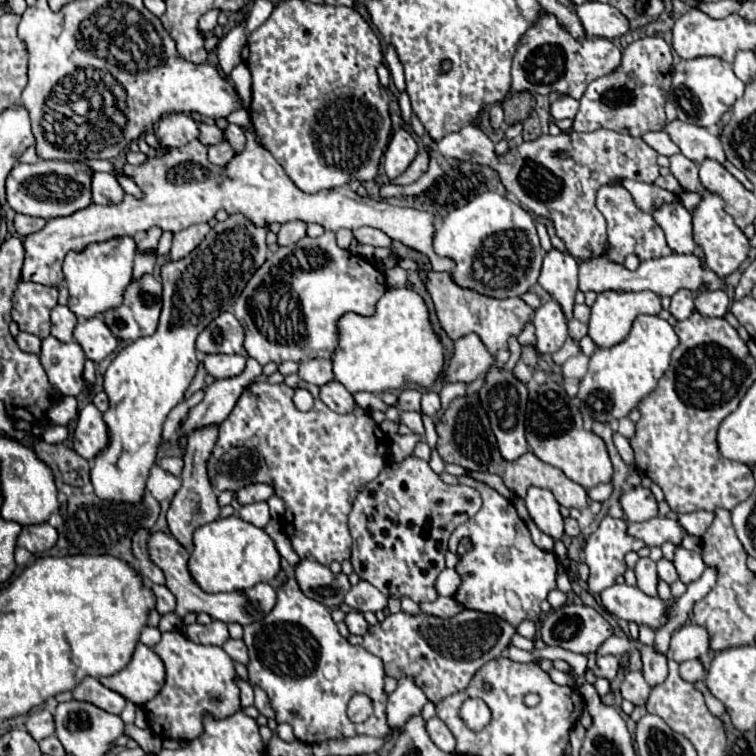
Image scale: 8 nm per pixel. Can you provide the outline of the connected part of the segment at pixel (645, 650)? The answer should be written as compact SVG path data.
M634 640L634 646L640 650L642 654L642 672L646 682L654 688L658 684L662 684L668 676L668 664L666 664L666 656L658 656L652 646L644 646L638 640Z

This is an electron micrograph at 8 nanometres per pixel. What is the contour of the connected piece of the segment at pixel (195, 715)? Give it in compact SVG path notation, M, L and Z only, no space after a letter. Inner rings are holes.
M164 632L162 640L152 648L166 666L166 682L162 690L144 704L150 730L160 738L176 738L190 742L202 736L204 714L228 718L240 706L240 690L234 684L234 662L218 646L202 646L188 640L182 632Z

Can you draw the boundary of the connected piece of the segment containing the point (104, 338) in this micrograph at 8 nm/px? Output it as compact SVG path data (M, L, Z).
M102 316L78 320L74 328L74 340L82 346L86 358L96 364L100 364L118 348L118 338L110 334L110 328L106 322L102 322Z

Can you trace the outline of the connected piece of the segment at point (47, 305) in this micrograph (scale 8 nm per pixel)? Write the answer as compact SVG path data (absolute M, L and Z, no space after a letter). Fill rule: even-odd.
M20 278L12 294L12 320L18 324L20 332L34 334L42 340L50 336L50 310L56 304L58 288Z

